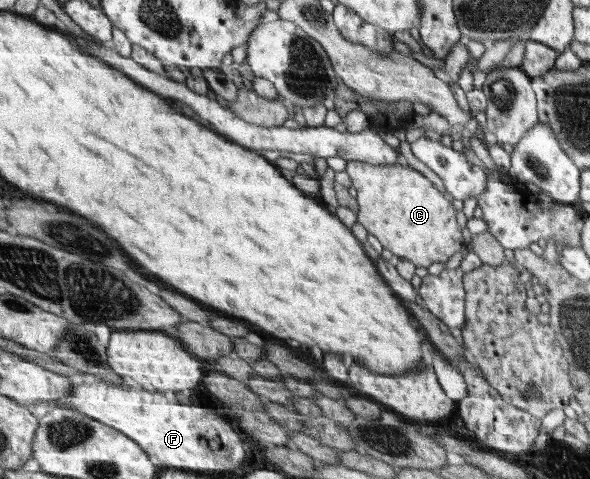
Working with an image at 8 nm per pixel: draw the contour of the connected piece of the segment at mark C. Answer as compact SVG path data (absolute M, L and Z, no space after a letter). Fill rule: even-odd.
M364 161L348 162L346 171L357 191L358 222L395 258L401 257L416 267L427 268L433 263L449 261L464 249L463 231L457 223L453 202L423 173L408 164L373 165Z

